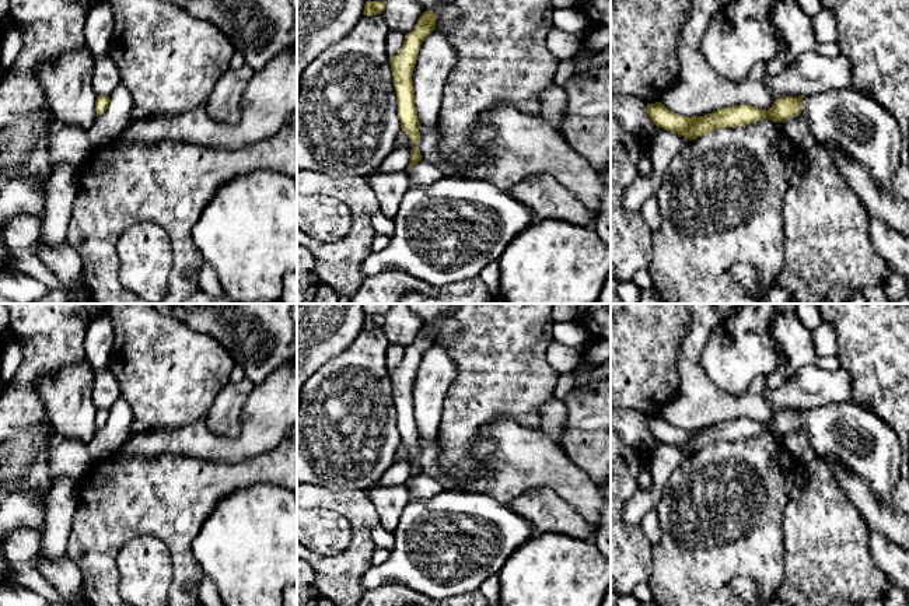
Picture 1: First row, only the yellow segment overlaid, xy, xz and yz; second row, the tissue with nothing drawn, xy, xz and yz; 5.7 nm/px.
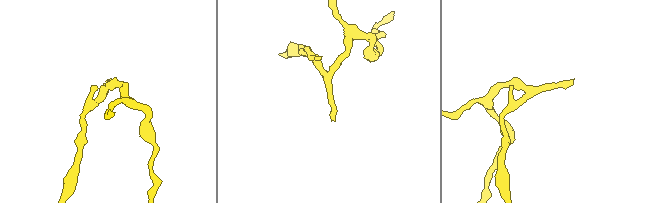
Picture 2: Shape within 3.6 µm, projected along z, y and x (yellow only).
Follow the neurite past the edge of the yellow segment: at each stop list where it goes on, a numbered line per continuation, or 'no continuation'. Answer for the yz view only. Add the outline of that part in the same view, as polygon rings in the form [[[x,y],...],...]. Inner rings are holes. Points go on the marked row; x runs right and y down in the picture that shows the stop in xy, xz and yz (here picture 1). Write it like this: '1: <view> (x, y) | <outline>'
1: yz (857, 125) | [[[854,88],[831,90],[804,97],[803,113],[817,144],[839,148],[866,167],[880,188],[892,188],[902,134],[880,102]]]

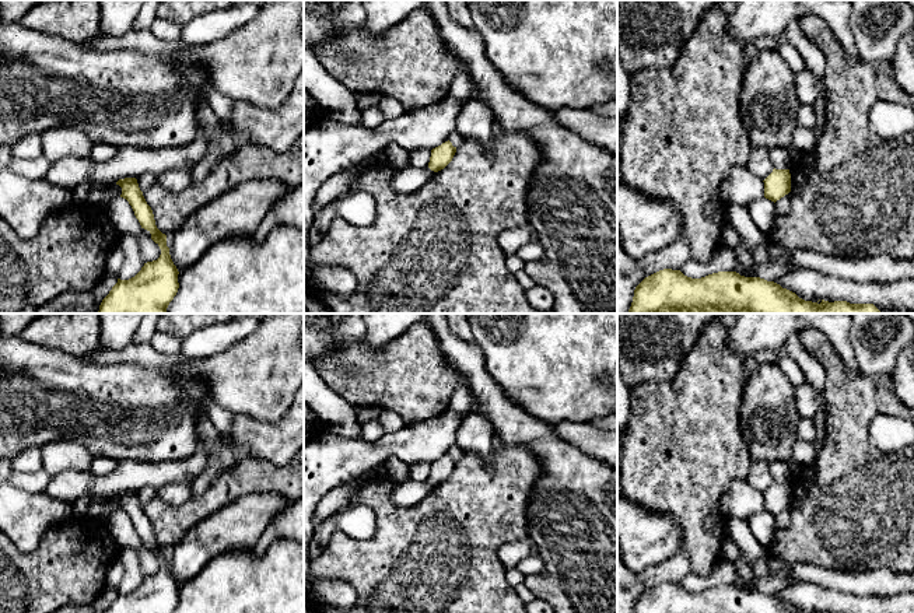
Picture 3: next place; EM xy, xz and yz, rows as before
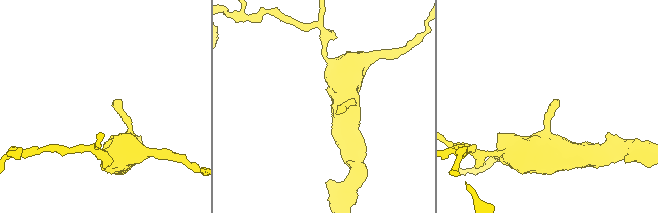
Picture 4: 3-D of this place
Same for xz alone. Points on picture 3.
no continuation

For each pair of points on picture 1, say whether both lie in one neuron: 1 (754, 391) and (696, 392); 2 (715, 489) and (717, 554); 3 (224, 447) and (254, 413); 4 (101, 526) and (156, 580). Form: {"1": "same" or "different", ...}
{"1": "same", "2": "same", "3": "same", "4": "different"}

